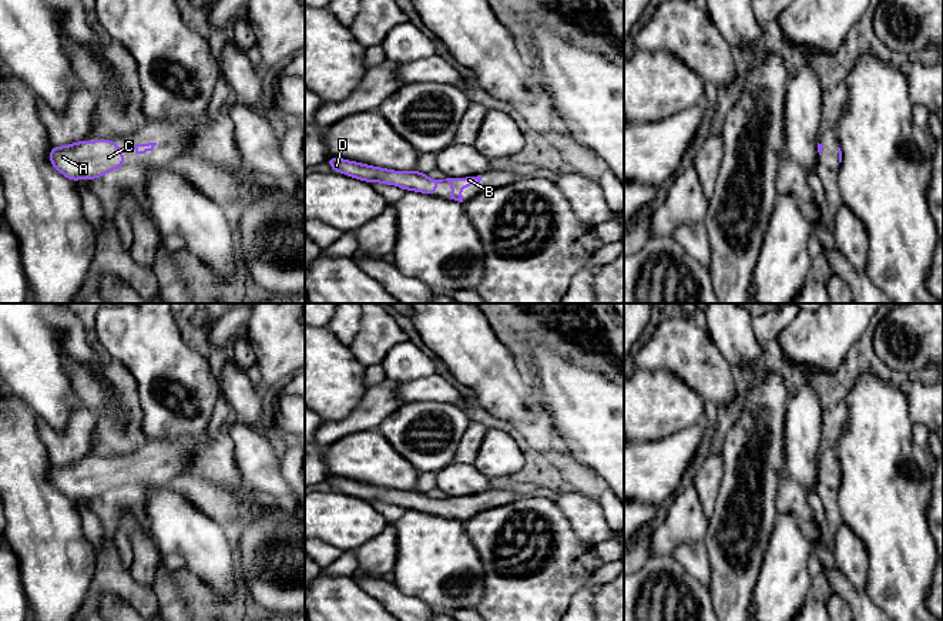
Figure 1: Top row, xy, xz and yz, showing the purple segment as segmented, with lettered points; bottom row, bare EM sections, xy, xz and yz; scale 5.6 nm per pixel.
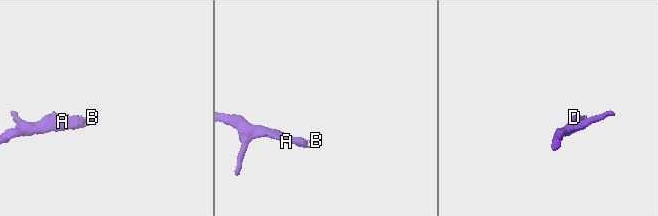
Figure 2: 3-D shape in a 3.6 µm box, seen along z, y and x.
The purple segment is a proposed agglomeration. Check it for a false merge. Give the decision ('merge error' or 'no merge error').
no merge error

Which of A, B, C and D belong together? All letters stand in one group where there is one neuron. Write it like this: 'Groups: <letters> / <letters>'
Groups: A B C D

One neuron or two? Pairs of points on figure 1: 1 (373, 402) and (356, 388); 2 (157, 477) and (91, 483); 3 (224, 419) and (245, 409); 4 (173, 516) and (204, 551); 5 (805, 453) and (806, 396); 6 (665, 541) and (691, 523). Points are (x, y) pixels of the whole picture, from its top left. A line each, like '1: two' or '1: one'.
1: two
2: one
3: two
4: one
5: one
6: one

